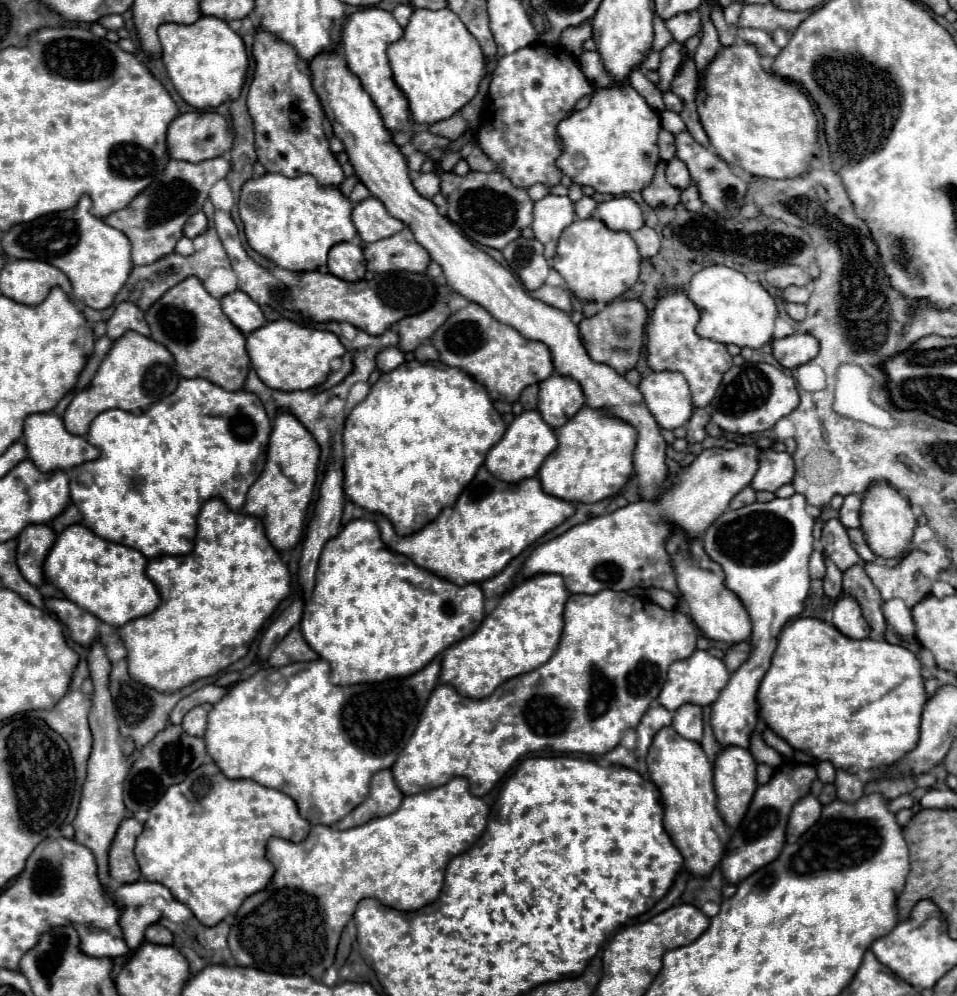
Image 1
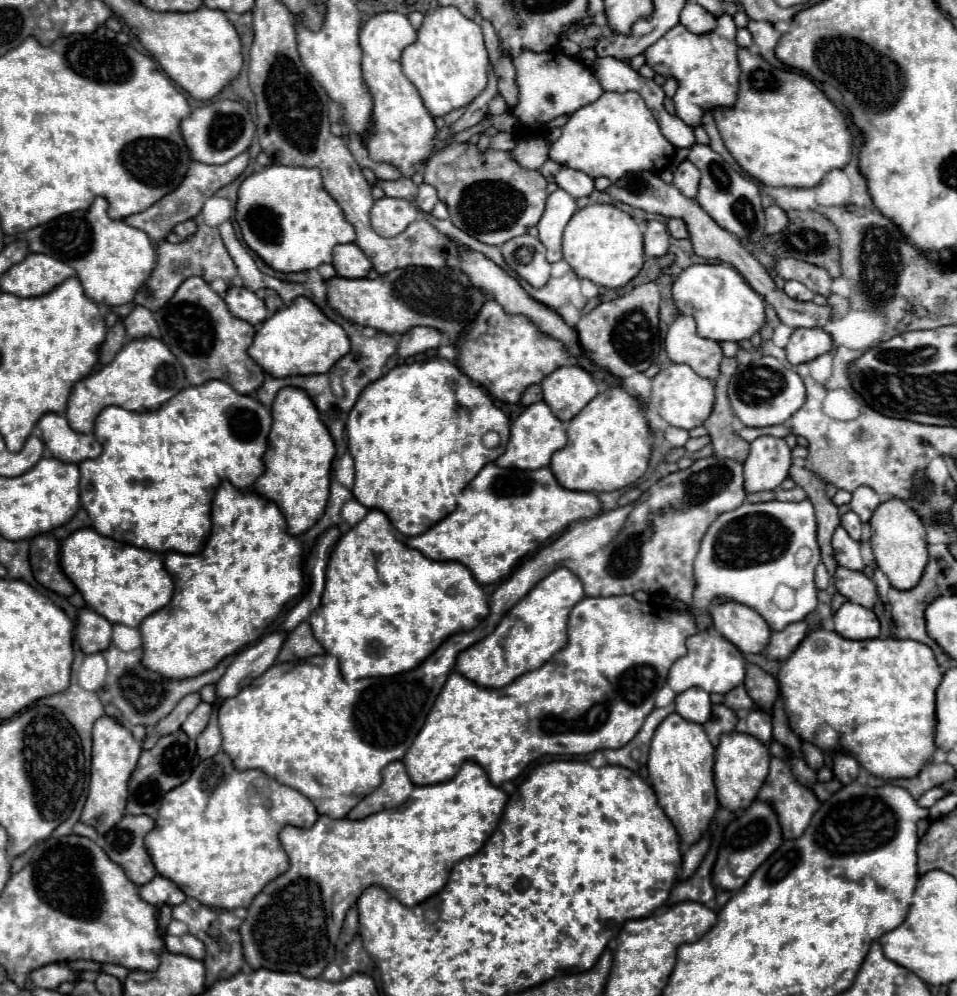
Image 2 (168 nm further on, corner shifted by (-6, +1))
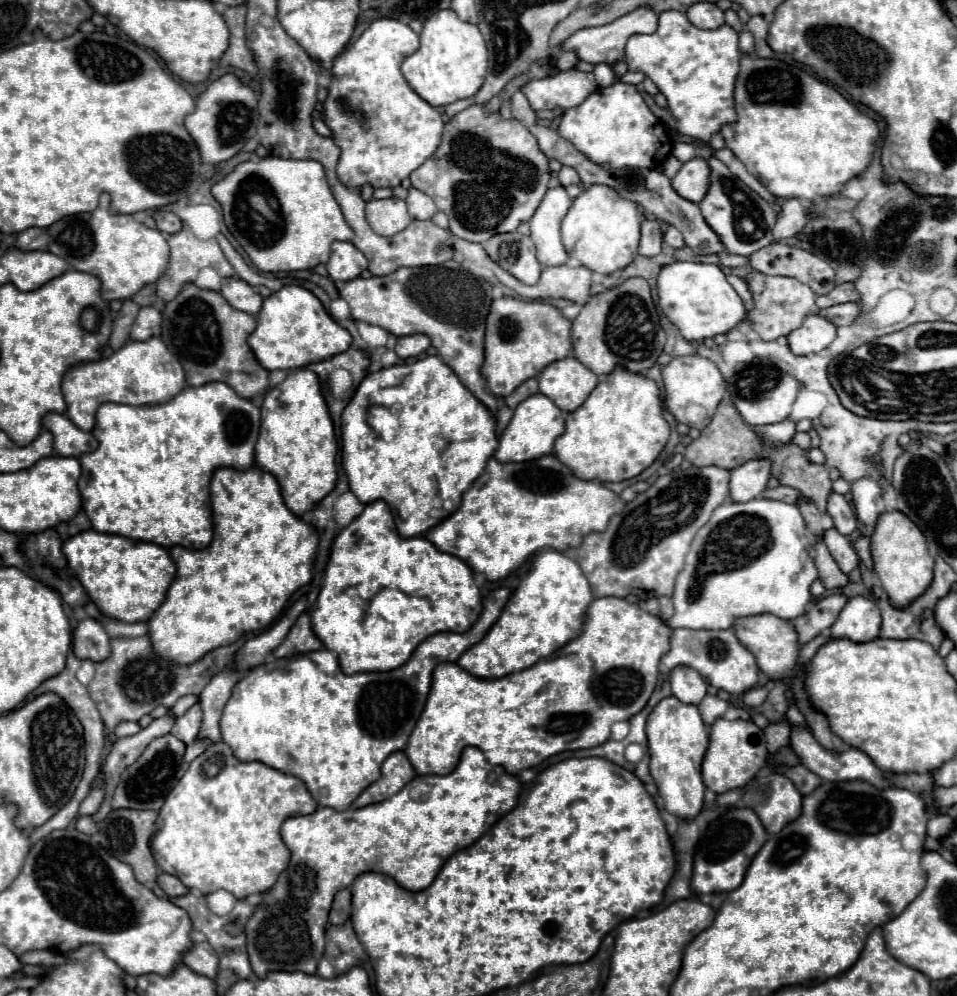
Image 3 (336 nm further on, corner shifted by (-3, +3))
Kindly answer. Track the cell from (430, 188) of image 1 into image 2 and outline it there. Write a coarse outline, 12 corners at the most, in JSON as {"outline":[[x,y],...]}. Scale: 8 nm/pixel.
{"outline":[[427,183],[419,185],[417,205],[431,213],[437,203],[437,189]]}

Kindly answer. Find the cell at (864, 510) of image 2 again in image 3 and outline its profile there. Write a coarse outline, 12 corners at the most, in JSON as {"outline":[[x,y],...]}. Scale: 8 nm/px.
{"outline":[[874,479],[852,483],[858,521],[874,529],[884,513],[882,489]]}

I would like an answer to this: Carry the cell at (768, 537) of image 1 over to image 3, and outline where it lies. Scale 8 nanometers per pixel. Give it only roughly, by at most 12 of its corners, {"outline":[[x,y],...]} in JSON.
{"outline":[[718,505],[668,627],[806,613],[818,577],[796,505]]}

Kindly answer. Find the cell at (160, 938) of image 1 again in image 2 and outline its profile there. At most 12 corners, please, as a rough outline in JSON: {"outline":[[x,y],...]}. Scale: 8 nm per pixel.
{"outline":[[165,935],[171,953],[203,959],[205,947],[193,935]]}

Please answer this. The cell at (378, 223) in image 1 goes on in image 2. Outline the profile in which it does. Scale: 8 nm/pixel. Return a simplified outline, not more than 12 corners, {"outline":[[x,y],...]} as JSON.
{"outline":[[383,197],[369,217],[377,235],[395,237],[427,219],[407,199]]}

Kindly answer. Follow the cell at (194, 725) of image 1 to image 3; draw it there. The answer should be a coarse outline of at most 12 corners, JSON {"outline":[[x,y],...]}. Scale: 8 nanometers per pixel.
{"outline":[[194,703],[170,733],[188,745],[196,739],[202,709]]}

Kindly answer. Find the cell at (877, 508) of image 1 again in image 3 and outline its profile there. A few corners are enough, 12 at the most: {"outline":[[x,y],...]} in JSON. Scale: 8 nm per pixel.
{"outline":[[898,511],[882,513],[872,561],[904,609],[930,587],[934,559],[922,531]]}

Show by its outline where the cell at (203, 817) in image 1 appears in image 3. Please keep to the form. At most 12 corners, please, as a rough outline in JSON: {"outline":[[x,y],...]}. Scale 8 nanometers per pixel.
{"outline":[[212,743],[158,813],[160,869],[246,899],[288,867],[298,777]]}

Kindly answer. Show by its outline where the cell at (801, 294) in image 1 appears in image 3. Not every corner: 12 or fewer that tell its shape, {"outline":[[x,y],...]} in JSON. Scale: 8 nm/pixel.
{"outline":[[746,275],[750,321],[762,341],[786,337],[816,311],[794,277]]}

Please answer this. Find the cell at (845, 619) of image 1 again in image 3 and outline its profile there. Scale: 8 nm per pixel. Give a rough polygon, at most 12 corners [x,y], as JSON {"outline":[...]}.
{"outline":[[852,597],[830,629],[834,639],[866,643],[880,633],[880,609]]}

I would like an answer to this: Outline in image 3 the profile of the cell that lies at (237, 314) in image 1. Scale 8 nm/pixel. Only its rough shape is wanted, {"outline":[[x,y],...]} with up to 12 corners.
{"outline":[[222,279],[220,293],[234,309],[256,315],[262,297],[242,279]]}

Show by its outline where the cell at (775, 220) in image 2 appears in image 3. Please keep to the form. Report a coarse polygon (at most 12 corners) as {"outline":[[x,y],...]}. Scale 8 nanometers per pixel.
{"outline":[[786,199],[774,227],[774,239],[802,233],[806,209],[800,199]]}

